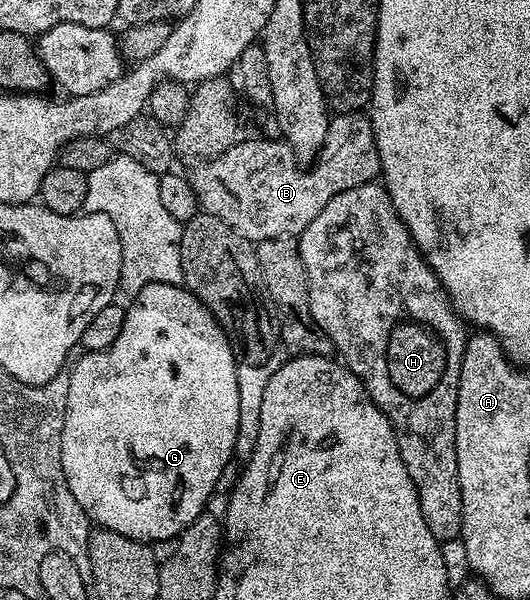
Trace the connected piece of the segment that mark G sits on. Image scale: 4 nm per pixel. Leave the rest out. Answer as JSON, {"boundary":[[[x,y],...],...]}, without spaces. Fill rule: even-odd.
{"boundary":[[[148,284],[130,300],[133,301],[128,301],[123,318],[123,330],[119,330],[119,338],[115,338],[115,342],[111,342],[107,350],[81,354],[77,365],[69,372],[67,410],[61,439],[61,461],[67,486],[71,494],[75,494],[75,502],[83,506],[83,510],[97,528],[115,530],[115,534],[123,534],[123,538],[157,546],[160,540],[176,541],[185,531],[186,526],[206,511],[205,503],[208,502],[209,495],[216,490],[229,460],[234,459],[236,434],[239,433],[239,378],[237,377],[239,360],[235,355],[230,333],[226,329],[226,333],[221,329],[222,321],[210,312],[209,307],[194,292],[190,292],[181,284]]]}

